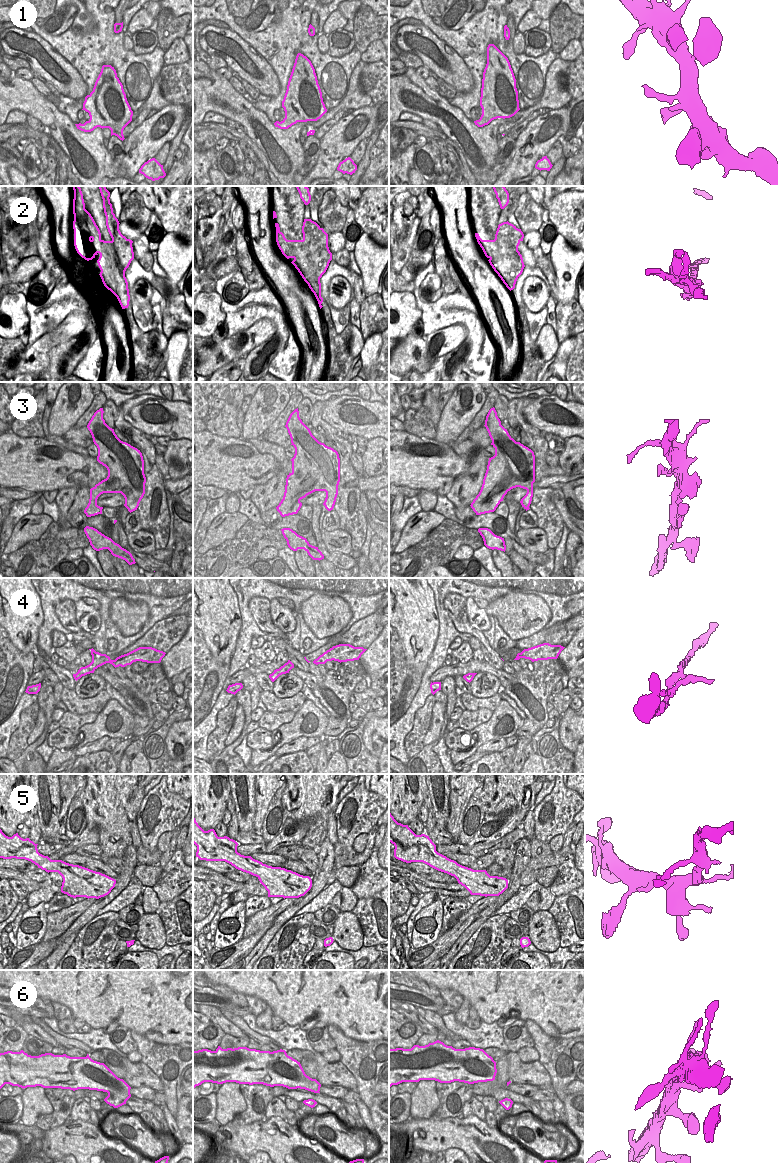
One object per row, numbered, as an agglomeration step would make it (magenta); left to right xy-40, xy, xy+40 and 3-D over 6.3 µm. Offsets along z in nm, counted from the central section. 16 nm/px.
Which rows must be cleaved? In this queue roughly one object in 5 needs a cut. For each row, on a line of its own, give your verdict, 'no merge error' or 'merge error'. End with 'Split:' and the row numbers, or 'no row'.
1: no merge error
2: merge error
3: no merge error
4: merge error
5: no merge error
6: no merge error
Split: 2, 4

